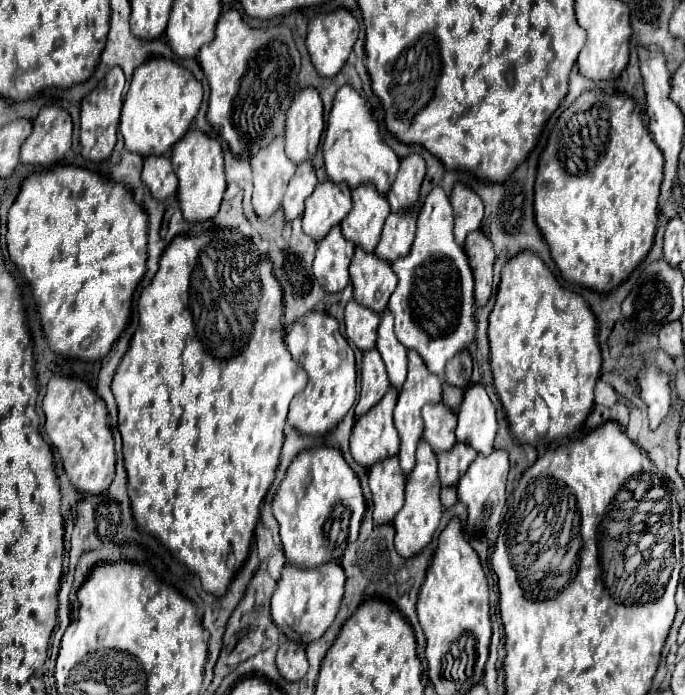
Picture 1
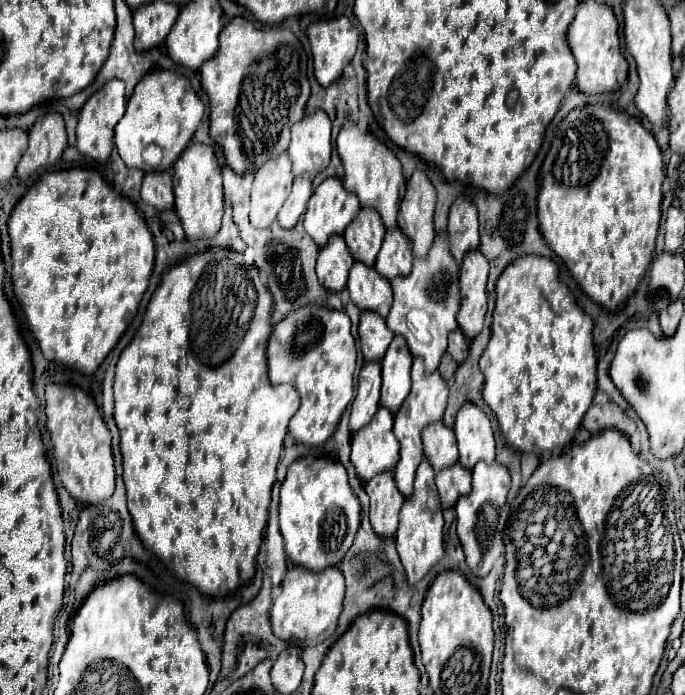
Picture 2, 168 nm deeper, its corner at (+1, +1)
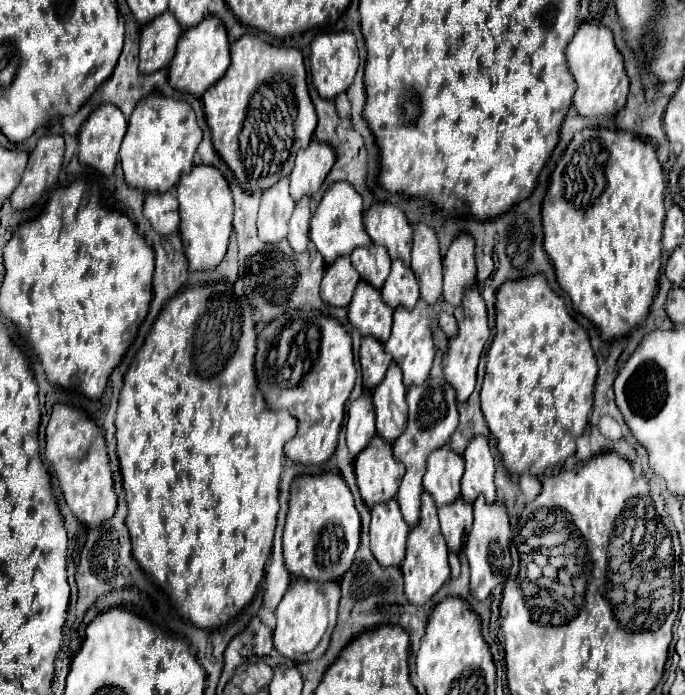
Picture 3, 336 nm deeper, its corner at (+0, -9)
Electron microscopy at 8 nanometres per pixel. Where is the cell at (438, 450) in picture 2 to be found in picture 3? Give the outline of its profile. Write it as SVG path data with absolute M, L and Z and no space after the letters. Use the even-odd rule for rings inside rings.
M448 444L436 448L426 462L424 490L432 494L438 506L454 502L460 496L460 478L464 472L464 460Z

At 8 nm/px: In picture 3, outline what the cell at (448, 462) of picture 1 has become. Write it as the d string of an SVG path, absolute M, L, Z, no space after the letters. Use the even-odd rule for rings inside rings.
M460 496L452 504L440 506L438 518L440 518L440 528L446 538L448 548L452 552L458 552L462 548L466 530L472 524L472 504Z

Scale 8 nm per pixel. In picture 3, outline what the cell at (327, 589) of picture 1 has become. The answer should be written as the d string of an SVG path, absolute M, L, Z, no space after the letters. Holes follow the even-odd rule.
M302 578L294 580L276 608L276 630L272 634L274 648L282 656L294 660L296 664L320 658L326 652L332 630L336 626L338 602L340 602L338 582L320 584L320 582L310 582Z

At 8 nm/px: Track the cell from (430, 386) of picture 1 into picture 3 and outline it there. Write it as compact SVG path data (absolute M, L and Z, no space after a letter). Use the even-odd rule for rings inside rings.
M428 378L424 384L414 384L406 392L406 400L410 408L408 426L394 440L392 446L394 446L396 458L406 466L406 474L400 482L396 500L400 504L402 516L408 526L414 526L420 516L420 494L422 494L422 476L426 470L426 458L432 450L444 446L458 426L458 410L456 410L454 398L456 398L454 388L444 378Z

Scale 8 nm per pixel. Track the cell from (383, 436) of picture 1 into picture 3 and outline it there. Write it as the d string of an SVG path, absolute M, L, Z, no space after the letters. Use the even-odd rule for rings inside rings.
M376 434L356 456L354 472L366 506L374 506L396 496L398 484L404 476L404 466L394 456L392 444Z

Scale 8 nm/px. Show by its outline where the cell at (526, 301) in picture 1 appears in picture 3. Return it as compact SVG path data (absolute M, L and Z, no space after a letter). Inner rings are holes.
M534 274L534 276L526 276L520 280L506 280L506 284L502 284L502 288L496 294L496 338L490 344L490 350L486 354L486 376L482 382L482 390L480 390L480 402L482 402L482 412L486 416L488 428L492 432L492 436L498 440L498 450L502 454L502 462L506 466L506 470L510 474L534 474L540 476L544 474L546 468L562 464L568 456L572 456L576 452L576 438L586 430L588 426L588 416L592 412L592 396L594 396L594 384L596 384L596 374L598 374L598 366L596 366L596 356L592 352L590 346L590 338L586 334L586 330L568 314L564 300L552 292L552 288L546 282L544 274Z

